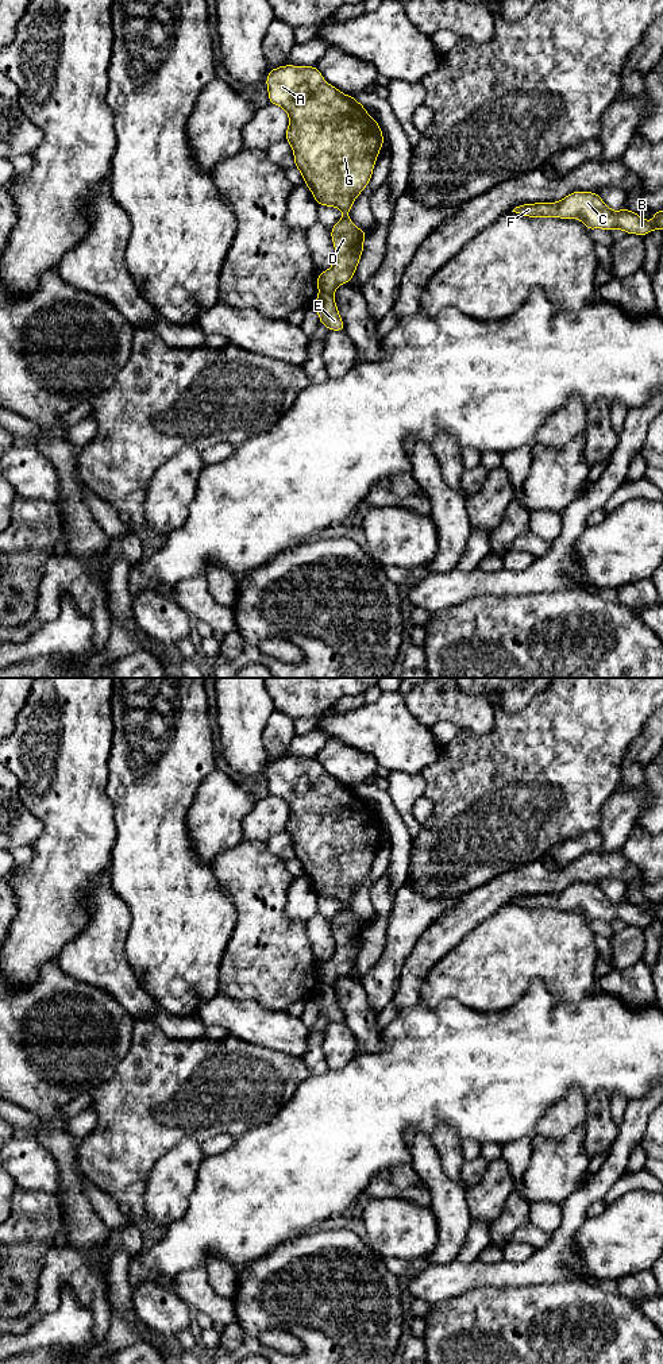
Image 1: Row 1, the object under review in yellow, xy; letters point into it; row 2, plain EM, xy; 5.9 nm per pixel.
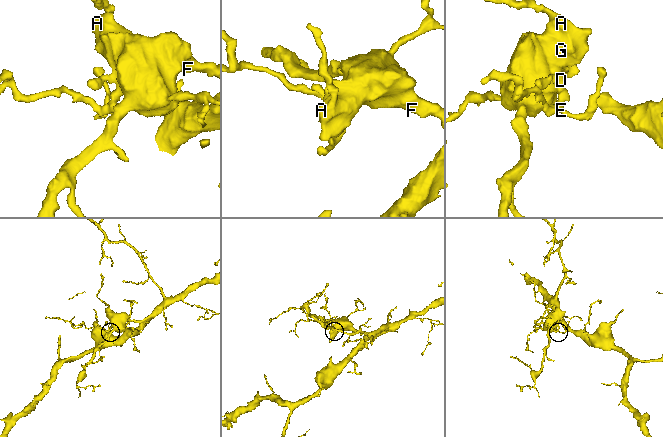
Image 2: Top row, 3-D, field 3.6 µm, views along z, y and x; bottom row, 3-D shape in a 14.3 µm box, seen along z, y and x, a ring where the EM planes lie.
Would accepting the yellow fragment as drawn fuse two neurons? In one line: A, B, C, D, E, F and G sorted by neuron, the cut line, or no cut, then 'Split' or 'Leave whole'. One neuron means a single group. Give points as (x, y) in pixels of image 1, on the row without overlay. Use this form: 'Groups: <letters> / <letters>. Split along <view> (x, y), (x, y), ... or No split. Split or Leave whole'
Groups: A B C D F G / E. Split along xy (319, 983), (332, 986). Split

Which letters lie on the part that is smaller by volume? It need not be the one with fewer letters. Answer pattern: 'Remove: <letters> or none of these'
Remove: E

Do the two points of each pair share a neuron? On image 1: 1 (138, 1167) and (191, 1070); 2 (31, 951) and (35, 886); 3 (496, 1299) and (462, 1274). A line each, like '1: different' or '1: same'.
1: same
2: same
3: different

